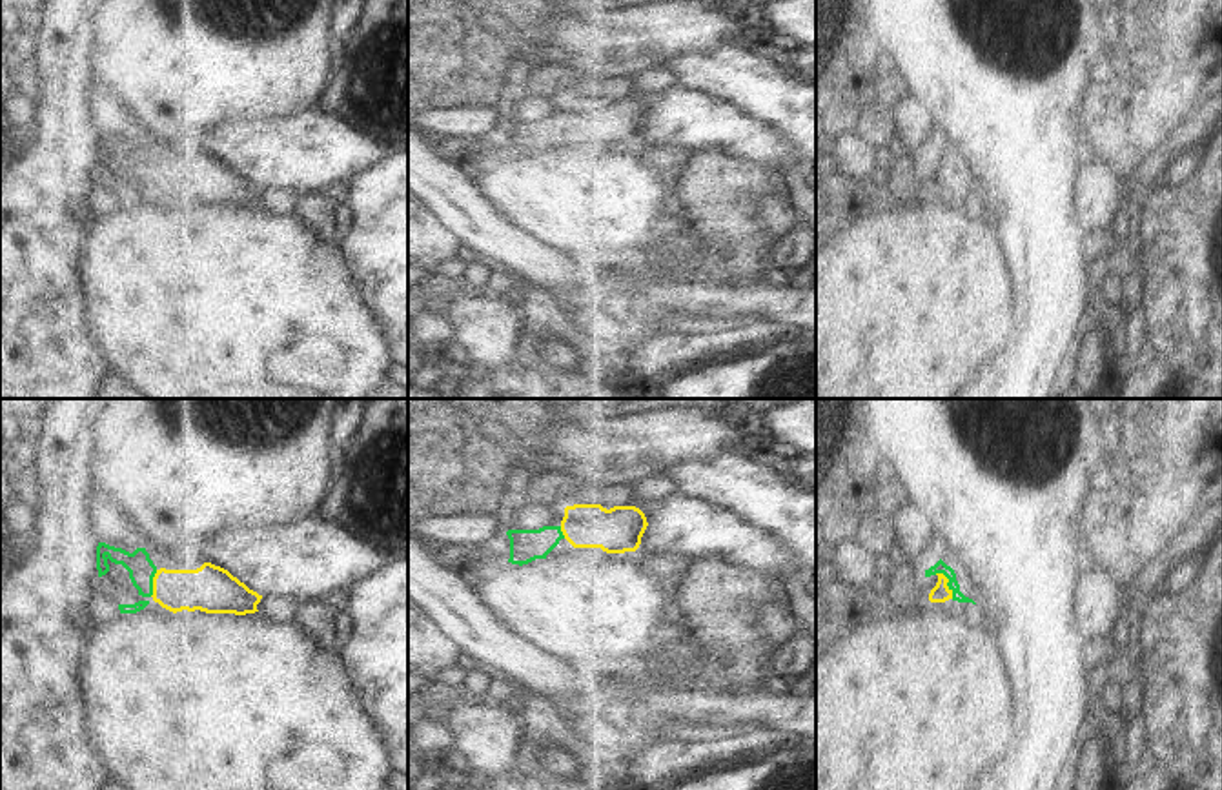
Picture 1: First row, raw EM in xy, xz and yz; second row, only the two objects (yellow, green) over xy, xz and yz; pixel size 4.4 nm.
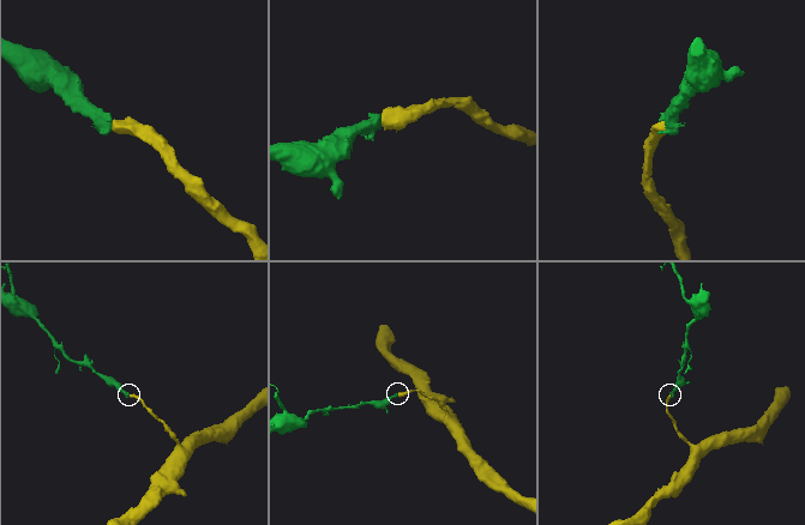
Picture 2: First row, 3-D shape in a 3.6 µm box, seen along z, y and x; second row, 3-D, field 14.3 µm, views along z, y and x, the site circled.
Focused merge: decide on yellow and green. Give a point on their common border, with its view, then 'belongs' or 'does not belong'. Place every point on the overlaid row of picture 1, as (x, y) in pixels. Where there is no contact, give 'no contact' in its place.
yz (947, 581) | belongs

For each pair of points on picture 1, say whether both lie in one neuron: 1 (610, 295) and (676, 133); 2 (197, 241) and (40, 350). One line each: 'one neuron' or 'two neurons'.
1: two neurons
2: two neurons

